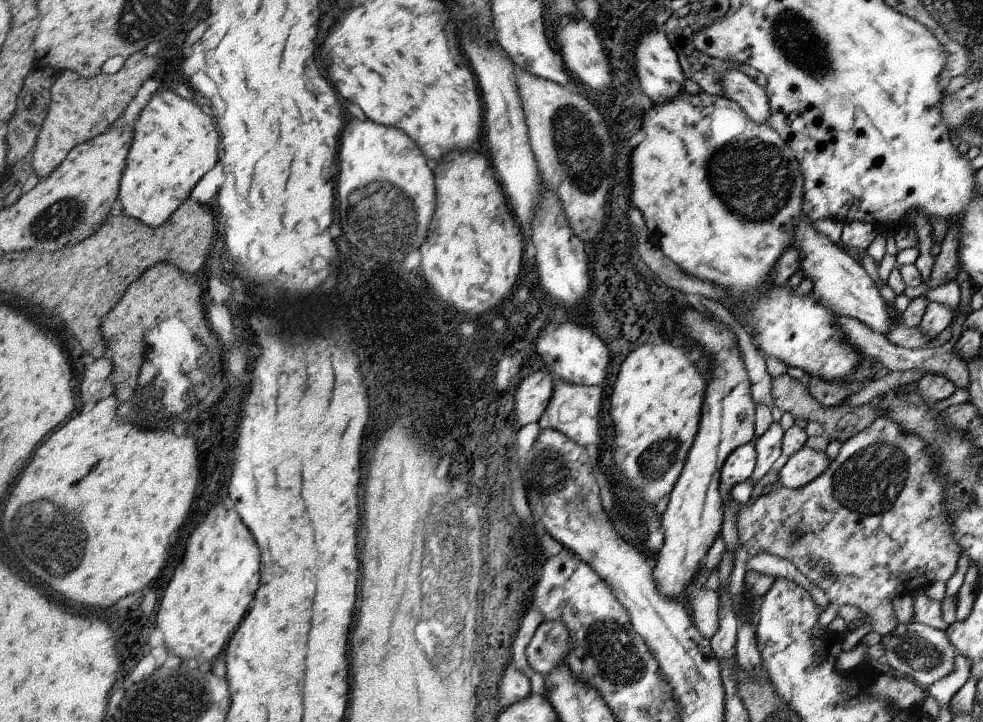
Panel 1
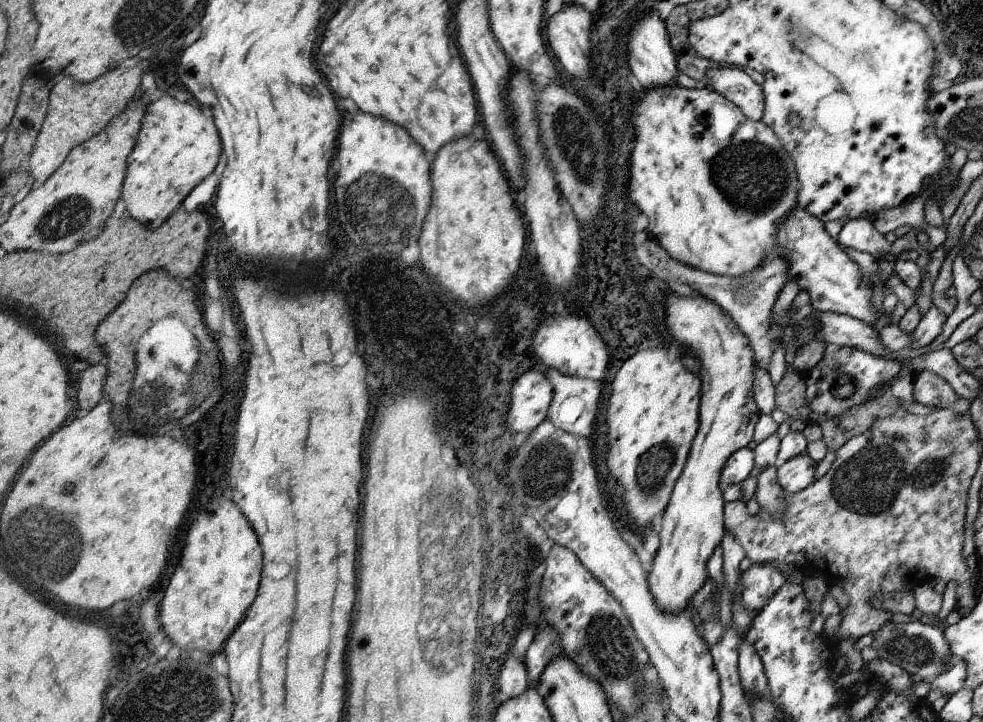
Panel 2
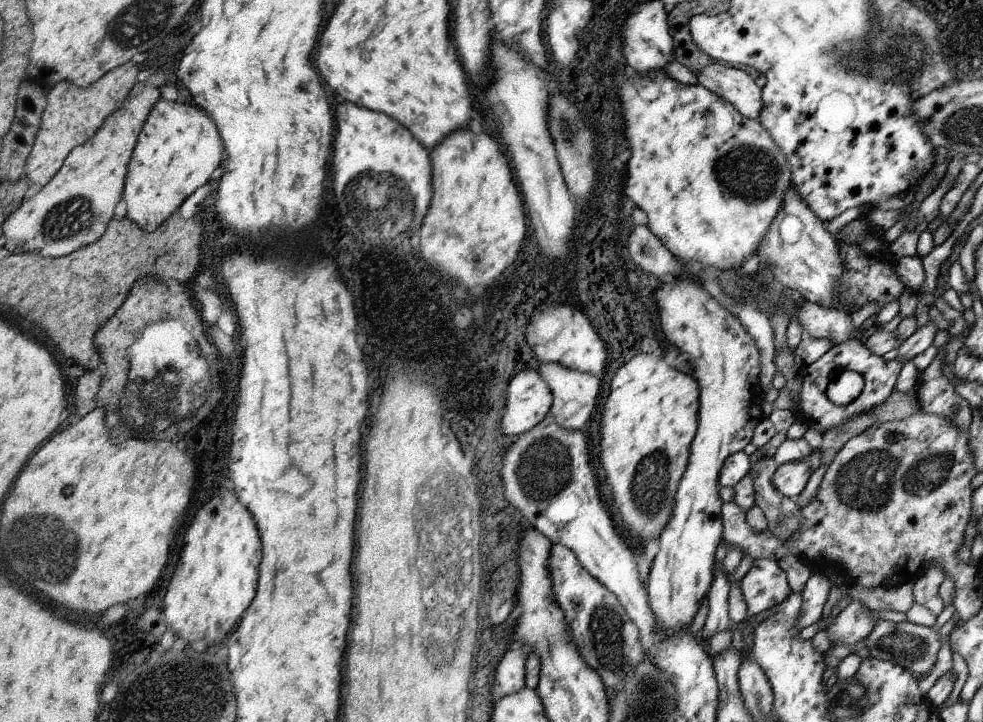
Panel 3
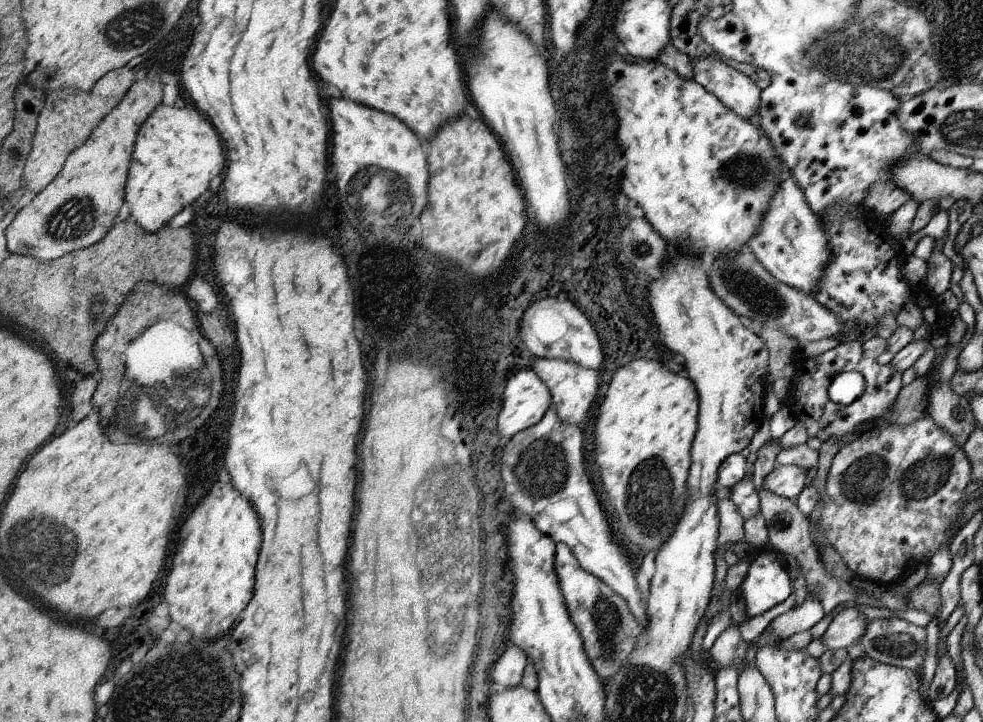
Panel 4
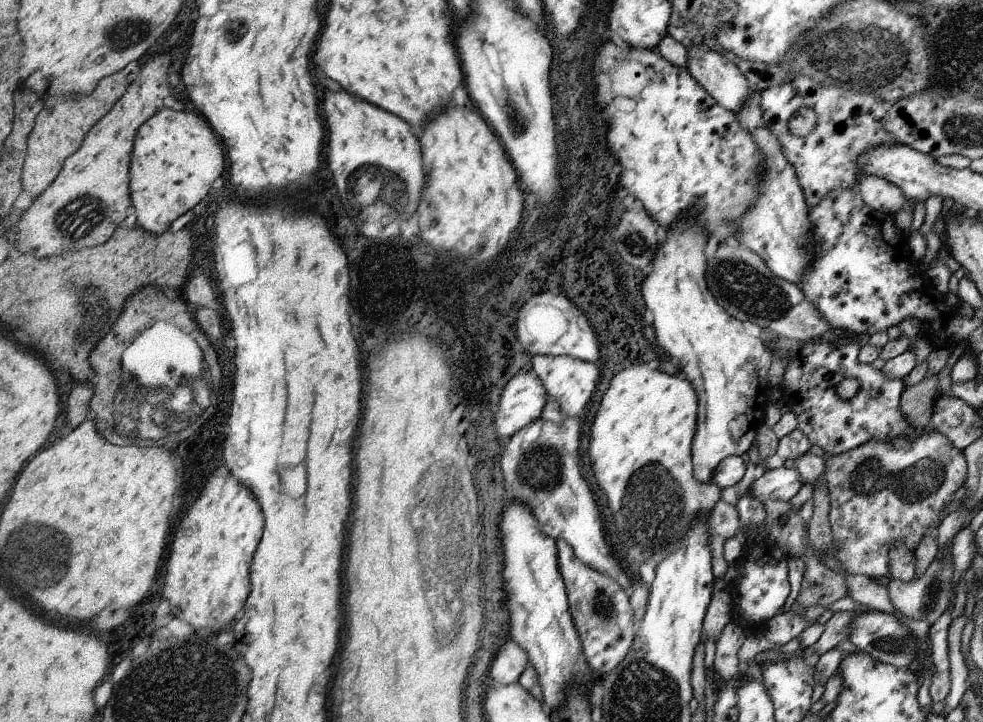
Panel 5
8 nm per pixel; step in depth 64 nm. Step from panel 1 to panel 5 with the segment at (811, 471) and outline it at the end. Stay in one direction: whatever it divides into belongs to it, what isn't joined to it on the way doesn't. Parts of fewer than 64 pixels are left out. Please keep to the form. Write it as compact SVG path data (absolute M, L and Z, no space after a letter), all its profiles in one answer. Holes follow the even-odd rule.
M781 466L761 474L749 488L749 496L759 504L765 502L789 502L801 490L801 476L793 466Z

